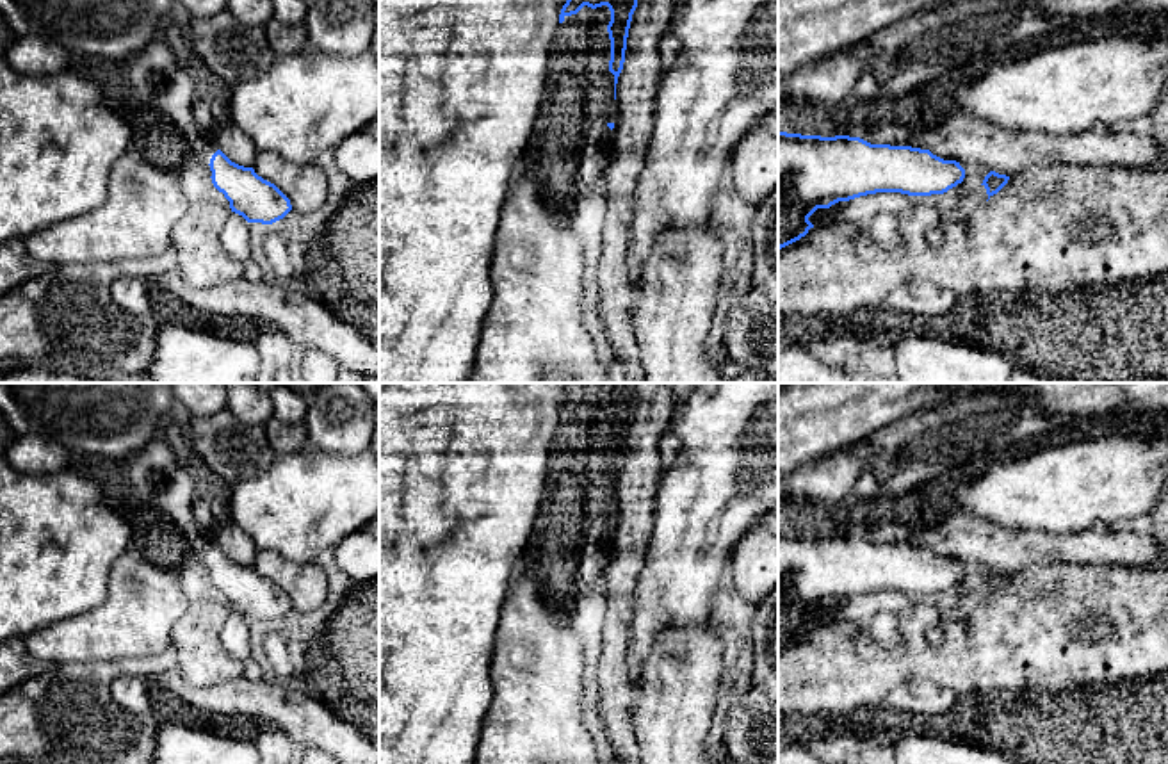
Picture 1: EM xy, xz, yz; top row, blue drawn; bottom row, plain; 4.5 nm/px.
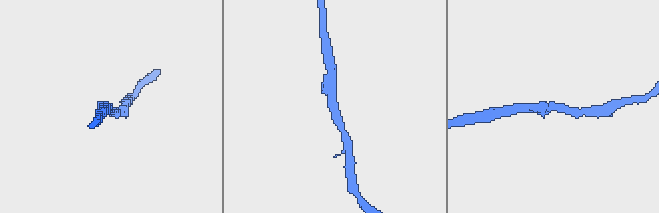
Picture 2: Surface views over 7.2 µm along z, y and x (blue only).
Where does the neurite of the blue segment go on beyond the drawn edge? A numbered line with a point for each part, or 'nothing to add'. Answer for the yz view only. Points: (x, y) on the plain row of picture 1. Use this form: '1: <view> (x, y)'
nothing to add

